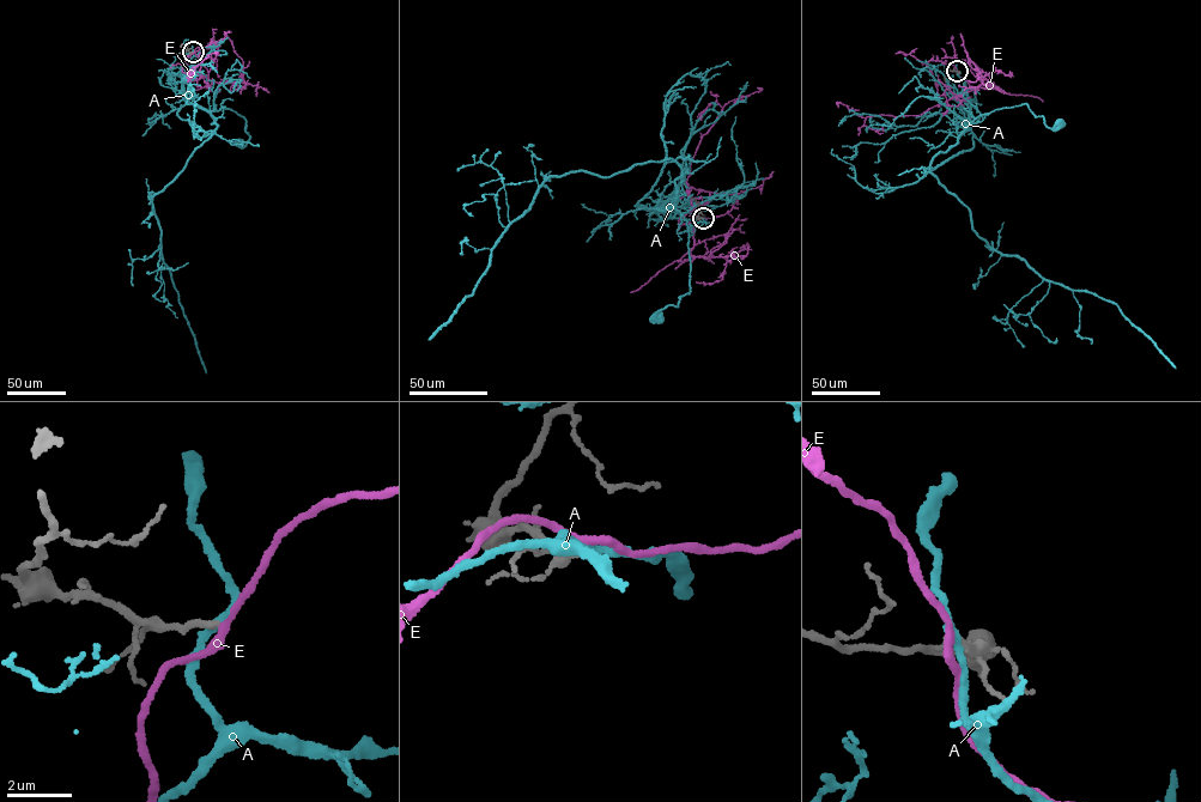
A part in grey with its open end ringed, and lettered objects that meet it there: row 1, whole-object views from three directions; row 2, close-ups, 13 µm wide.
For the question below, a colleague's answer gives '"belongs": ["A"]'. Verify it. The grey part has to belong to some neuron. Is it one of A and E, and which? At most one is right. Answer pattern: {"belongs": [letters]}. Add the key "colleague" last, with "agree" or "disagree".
{"belongs": [], "colleague": "disagree"}

